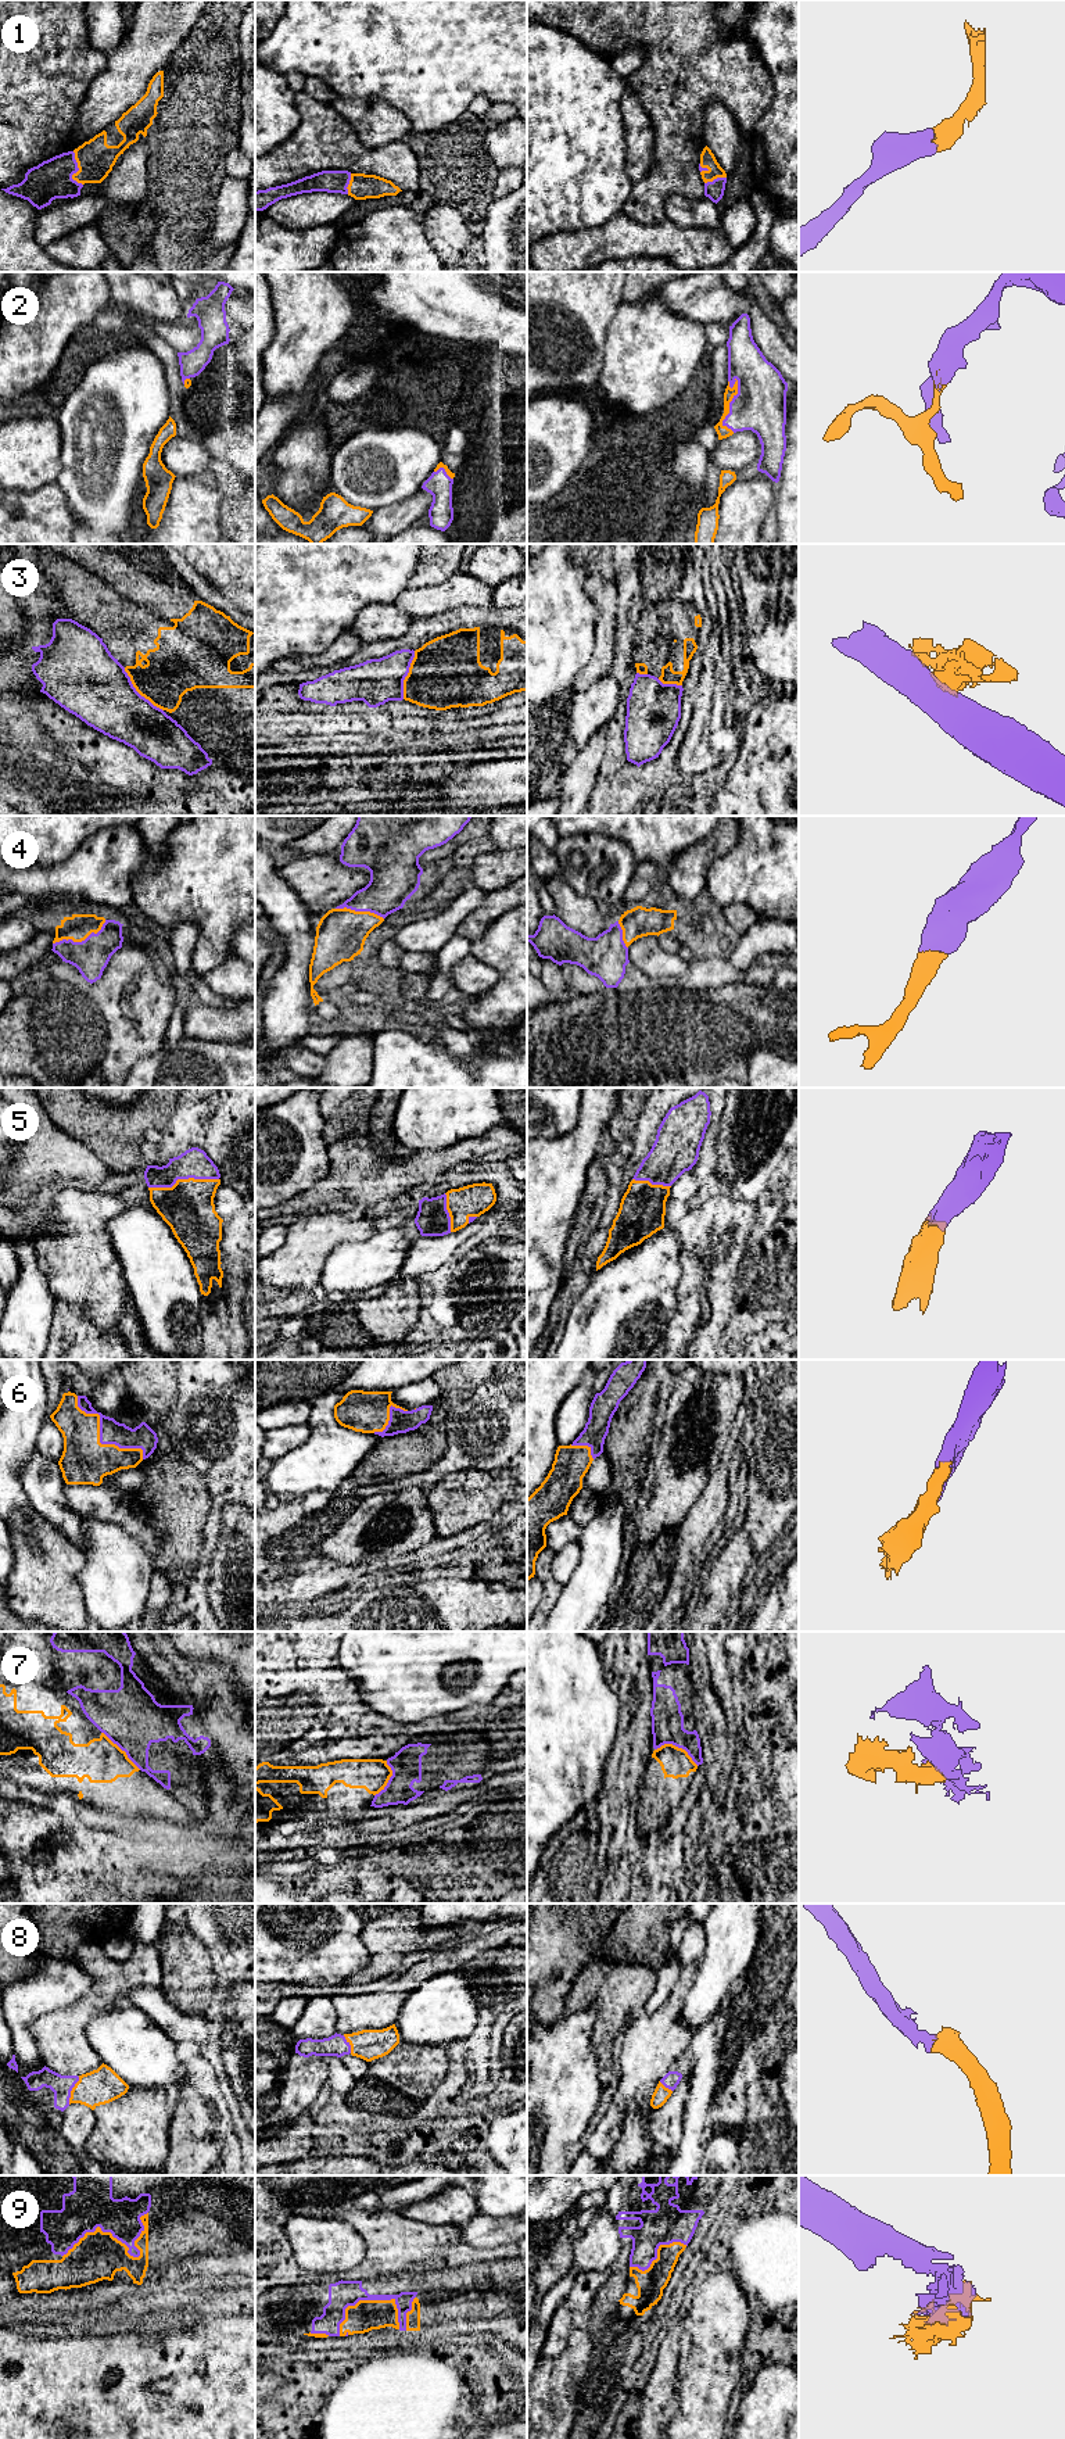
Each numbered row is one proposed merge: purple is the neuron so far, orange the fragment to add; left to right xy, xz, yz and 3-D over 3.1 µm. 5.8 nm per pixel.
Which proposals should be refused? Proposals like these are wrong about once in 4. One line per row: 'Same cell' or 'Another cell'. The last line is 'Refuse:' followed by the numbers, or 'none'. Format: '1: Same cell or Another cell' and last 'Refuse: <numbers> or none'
1: Same cell
2: Same cell
3: Another cell
4: Same cell
5: Same cell
6: Same cell
7: Another cell
8: Same cell
9: Another cell
Refuse: 3, 7, 9

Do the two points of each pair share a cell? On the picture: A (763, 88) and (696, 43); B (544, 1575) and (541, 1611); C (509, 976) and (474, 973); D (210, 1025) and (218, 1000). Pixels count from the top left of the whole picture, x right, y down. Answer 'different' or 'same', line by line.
A: same
B: same
C: different
D: different

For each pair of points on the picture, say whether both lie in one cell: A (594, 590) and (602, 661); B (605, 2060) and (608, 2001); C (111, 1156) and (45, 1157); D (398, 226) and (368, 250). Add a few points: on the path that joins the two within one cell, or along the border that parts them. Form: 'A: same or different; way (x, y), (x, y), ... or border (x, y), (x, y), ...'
A: same; way (605, 608), (605, 643)
B: same; way (605, 2045), (608, 2016)
C: different; border (70, 1136), (85, 1143), (114, 1173)
D: same; way (391, 233), (375, 250)

